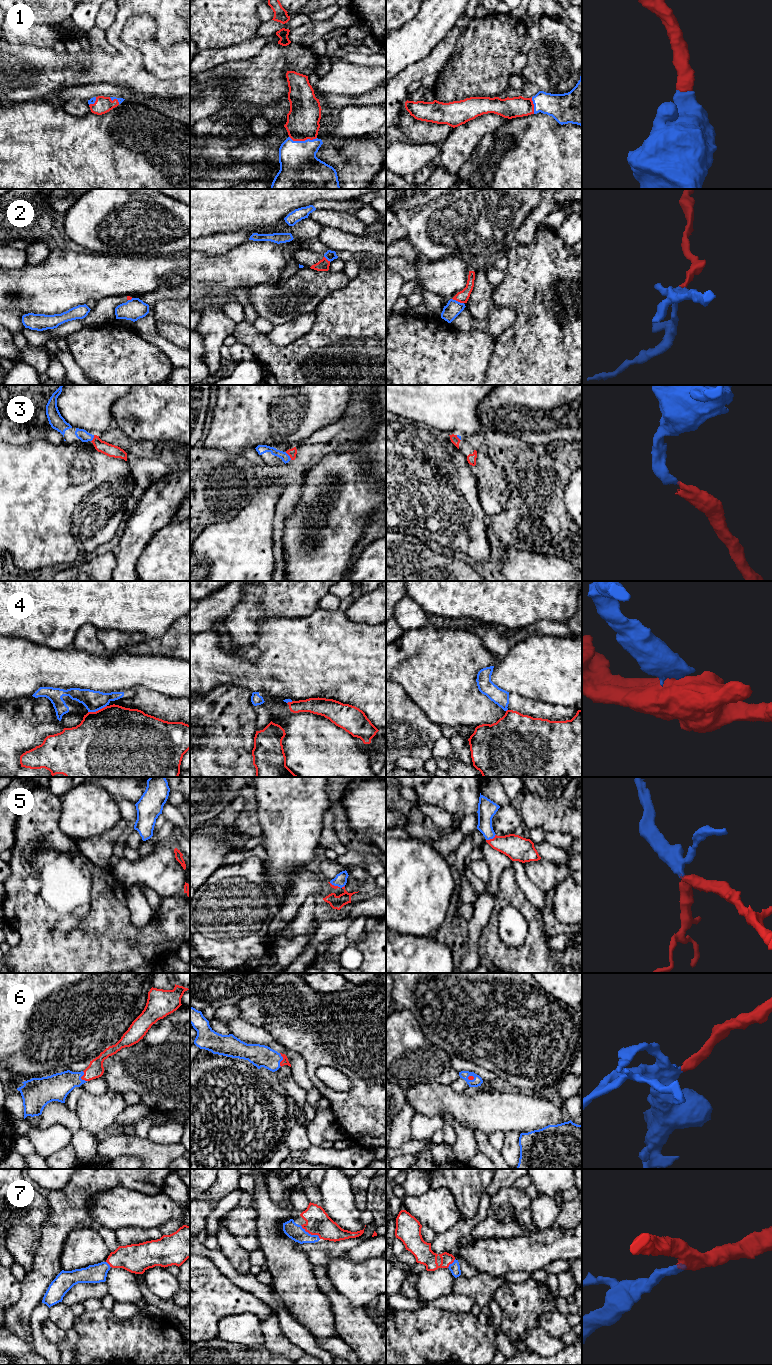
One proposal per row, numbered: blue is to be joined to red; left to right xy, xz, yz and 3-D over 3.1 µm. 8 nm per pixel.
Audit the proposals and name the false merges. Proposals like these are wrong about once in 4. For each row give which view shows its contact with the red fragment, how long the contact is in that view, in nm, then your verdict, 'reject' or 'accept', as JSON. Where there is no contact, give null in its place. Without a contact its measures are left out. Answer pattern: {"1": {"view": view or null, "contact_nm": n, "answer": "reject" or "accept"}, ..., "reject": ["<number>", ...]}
{"1": {"view": "xz", "contact_nm": 220, "answer": "accept"}, "2": {"view": "yz", "contact_nm": 100, "answer": "reject"}, "3": {"view": "xz", "contact_nm": 80, "answer": "accept"}, "4": {"view": "xy", "contact_nm": 160, "answer": "reject"}, "5": {"view": "yz", "contact_nm": 90, "answer": "accept"}, "6": {"view": "xz", "contact_nm": 110, "answer": "accept"}, "7": {"view": "xz", "contact_nm": 200, "answer": "accept"}, "reject": ["2", "4"]}

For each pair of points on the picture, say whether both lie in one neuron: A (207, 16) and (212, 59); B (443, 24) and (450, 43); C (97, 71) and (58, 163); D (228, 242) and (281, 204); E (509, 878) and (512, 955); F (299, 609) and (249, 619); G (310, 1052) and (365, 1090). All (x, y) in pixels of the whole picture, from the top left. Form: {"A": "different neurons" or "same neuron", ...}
{"A": "different neurons", "B": "different neurons", "C": "different neurons", "D": "different neurons", "E": "same neuron", "F": "same neuron", "G": "same neuron"}

